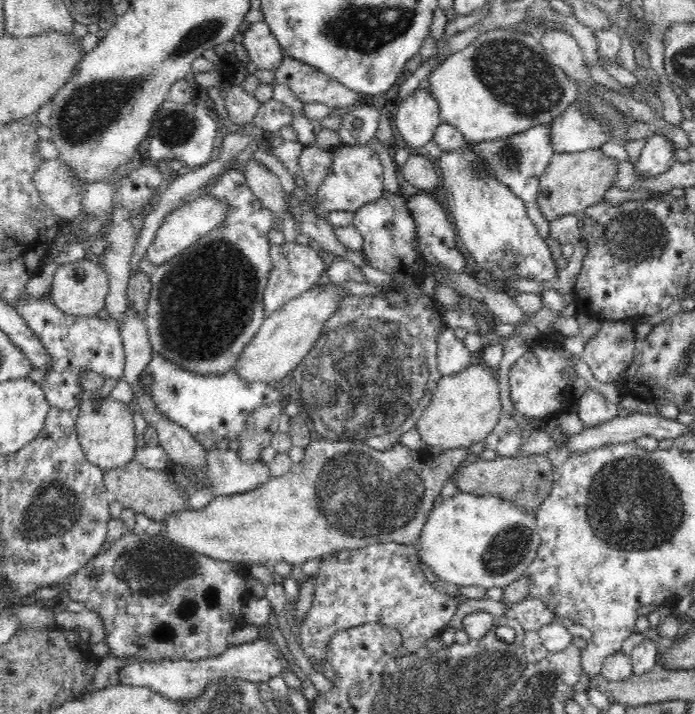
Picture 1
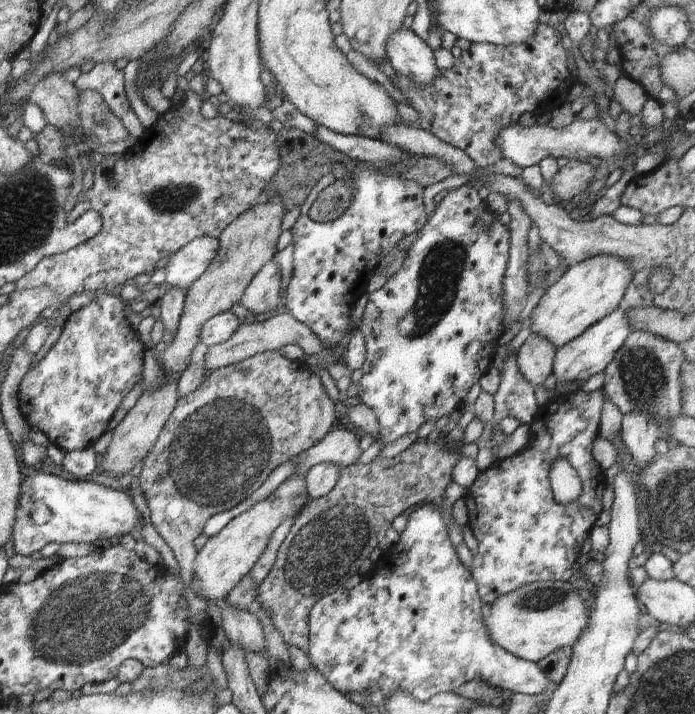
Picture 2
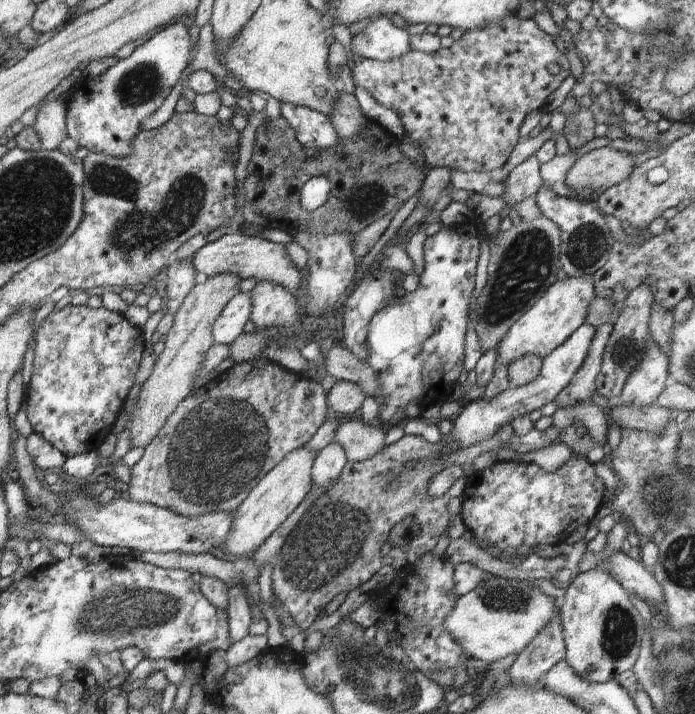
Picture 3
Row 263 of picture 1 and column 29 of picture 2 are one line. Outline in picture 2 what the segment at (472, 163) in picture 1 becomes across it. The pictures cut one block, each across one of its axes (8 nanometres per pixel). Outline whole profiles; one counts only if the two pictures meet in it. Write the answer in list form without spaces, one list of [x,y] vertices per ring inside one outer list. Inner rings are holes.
[[[42,470],[37,474],[24,477],[20,487],[16,520],[12,533],[14,540],[14,554],[30,556],[38,552],[49,542],[60,544],[90,543],[96,540],[106,541],[114,536],[125,536],[136,532],[140,528],[141,513],[136,509],[131,496],[122,490],[104,487],[93,481],[67,481],[62,478],[45,474]]]

